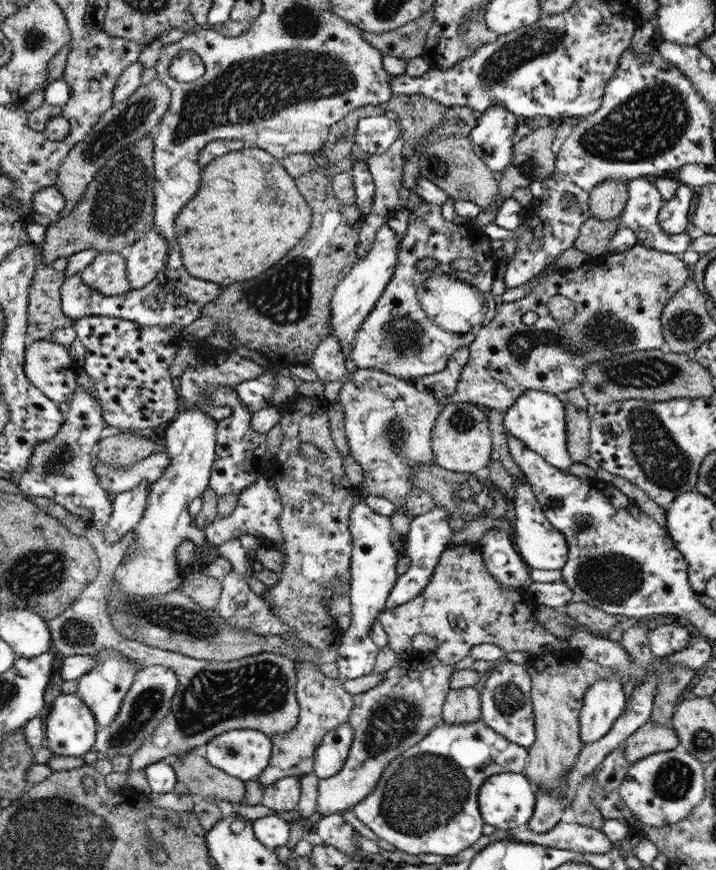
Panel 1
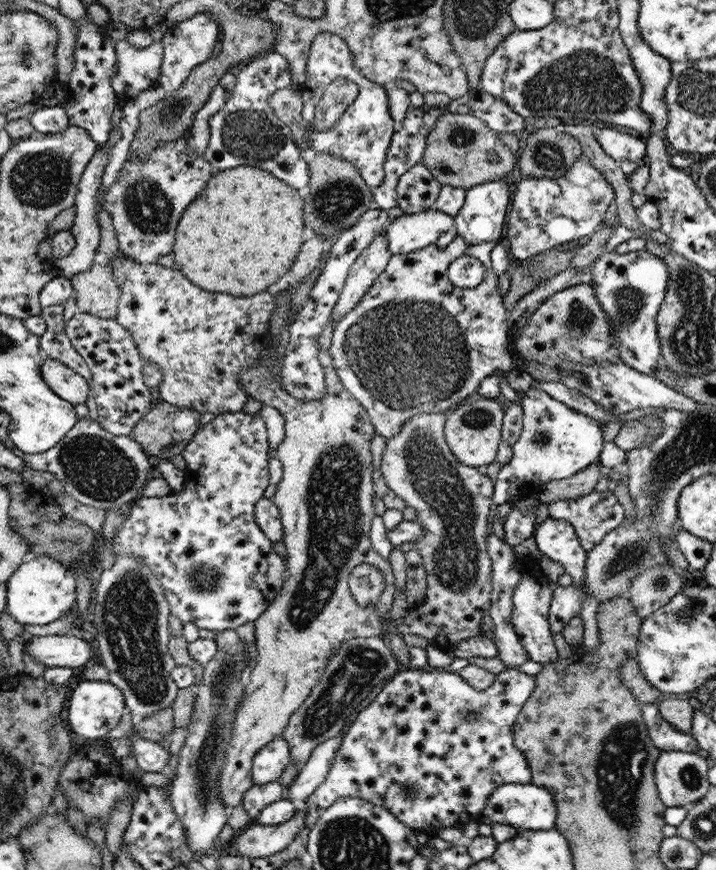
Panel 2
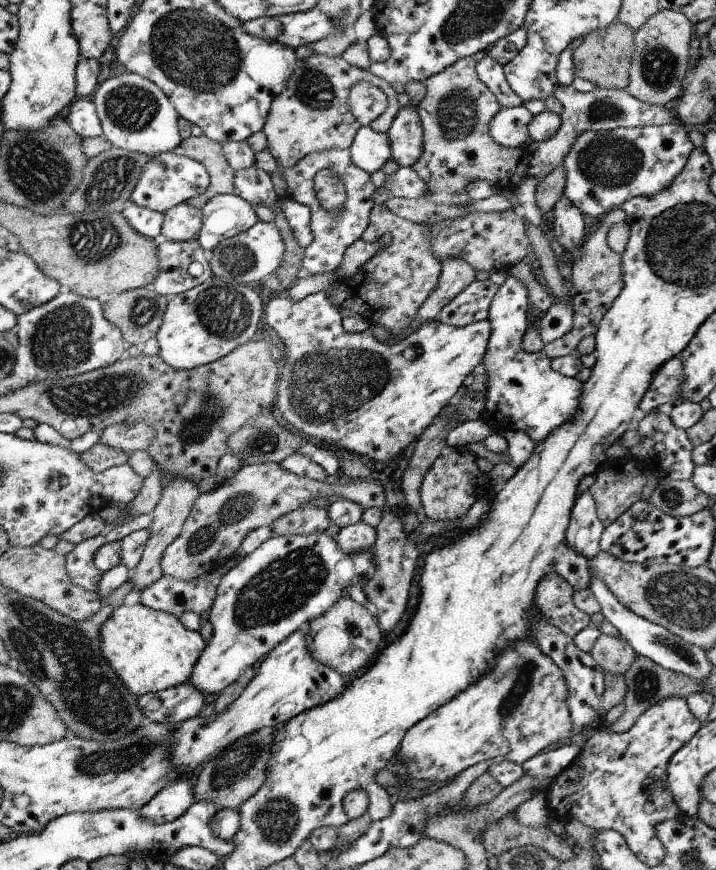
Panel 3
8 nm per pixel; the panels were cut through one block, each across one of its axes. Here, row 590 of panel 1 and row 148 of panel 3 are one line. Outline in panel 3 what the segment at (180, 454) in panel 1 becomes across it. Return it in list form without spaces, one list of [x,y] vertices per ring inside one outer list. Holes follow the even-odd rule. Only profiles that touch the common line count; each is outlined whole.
[[[125,71],[110,77],[94,92],[92,102],[96,105],[103,135],[114,147],[147,155],[158,155],[172,151],[181,144],[176,124],[177,107],[169,95],[149,78],[144,78],[134,71]]]

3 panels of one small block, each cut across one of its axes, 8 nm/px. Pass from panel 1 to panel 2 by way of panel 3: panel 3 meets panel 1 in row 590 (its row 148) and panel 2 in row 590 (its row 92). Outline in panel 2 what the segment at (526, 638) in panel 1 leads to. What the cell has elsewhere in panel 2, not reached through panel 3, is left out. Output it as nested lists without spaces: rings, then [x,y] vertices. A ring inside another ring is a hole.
[[[445,411],[417,414],[401,426],[398,434],[385,441],[380,465],[385,483],[405,500],[407,506],[416,510],[417,521],[423,528],[423,537],[415,543],[414,548],[420,553],[427,572],[427,589],[421,604],[409,609],[408,615],[402,617],[400,624],[392,623],[388,619],[388,613],[383,616],[383,636],[386,638],[390,632],[400,636],[416,634],[426,638],[429,644],[453,648],[462,640],[485,636],[480,629],[480,622],[491,607],[493,562],[487,555],[487,538],[490,502],[495,488],[493,479],[481,474],[477,467],[462,464],[454,456],[445,439],[445,422]]]

